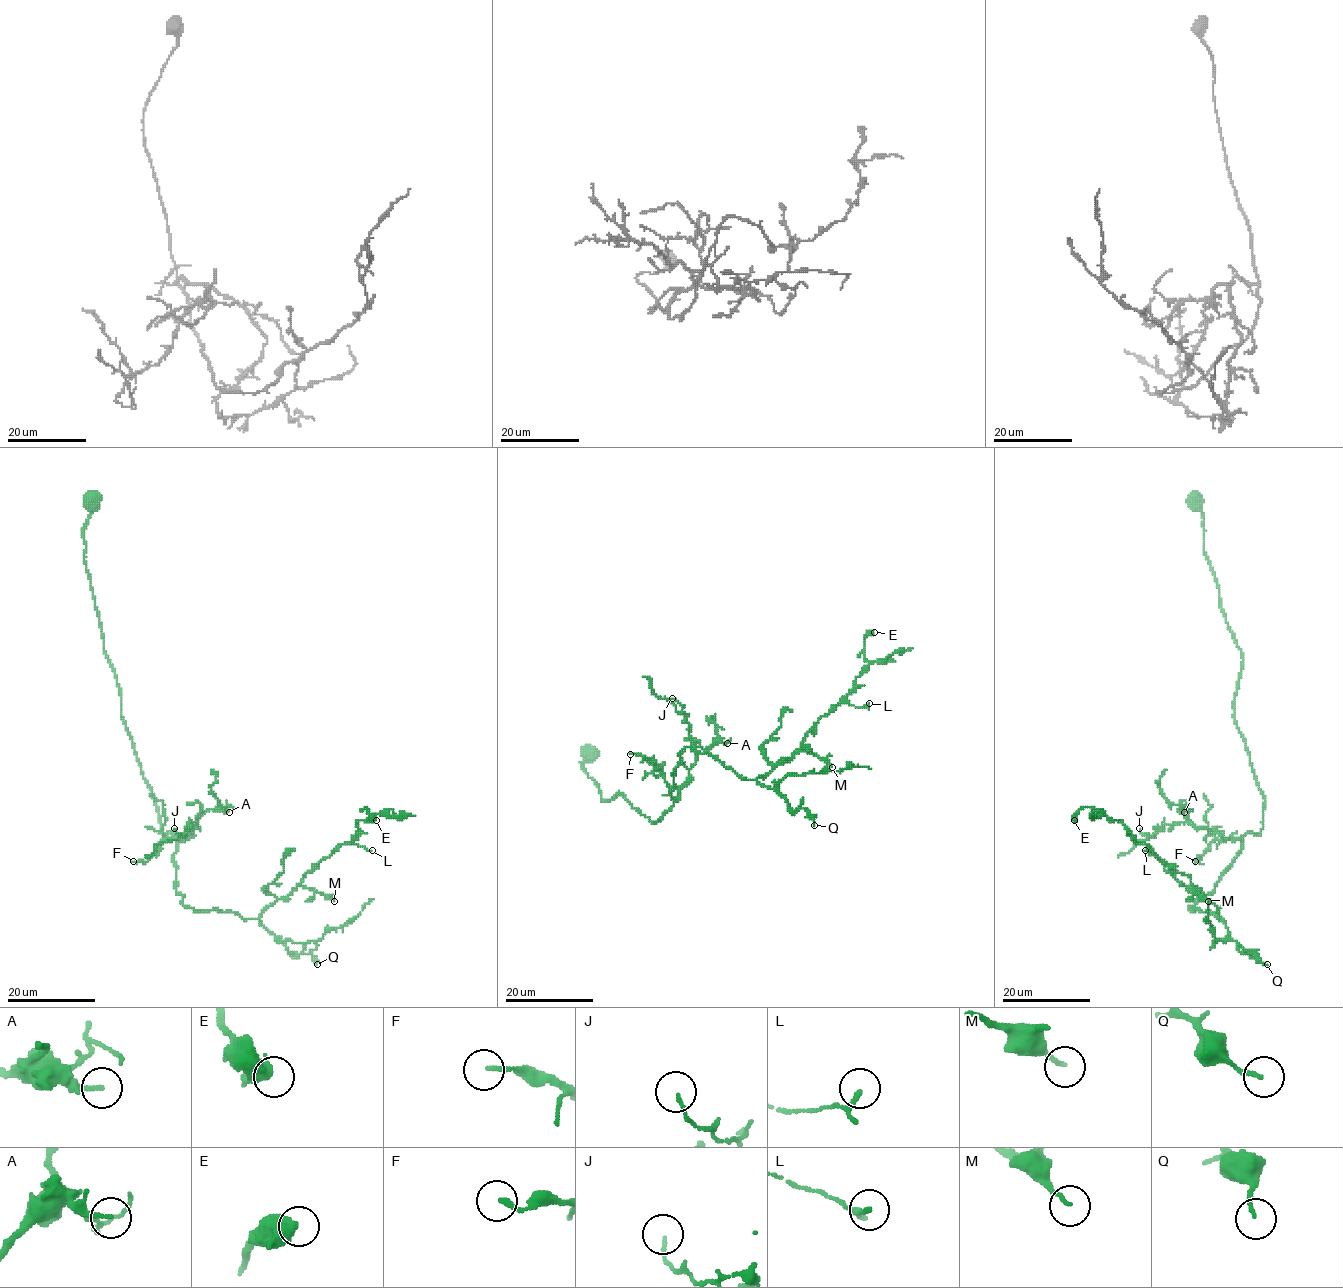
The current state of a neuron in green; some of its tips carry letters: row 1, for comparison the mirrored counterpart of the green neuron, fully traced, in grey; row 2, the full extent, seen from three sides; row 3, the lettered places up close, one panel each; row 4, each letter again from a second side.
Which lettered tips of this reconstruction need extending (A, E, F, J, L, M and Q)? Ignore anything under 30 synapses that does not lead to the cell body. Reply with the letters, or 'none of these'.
F

